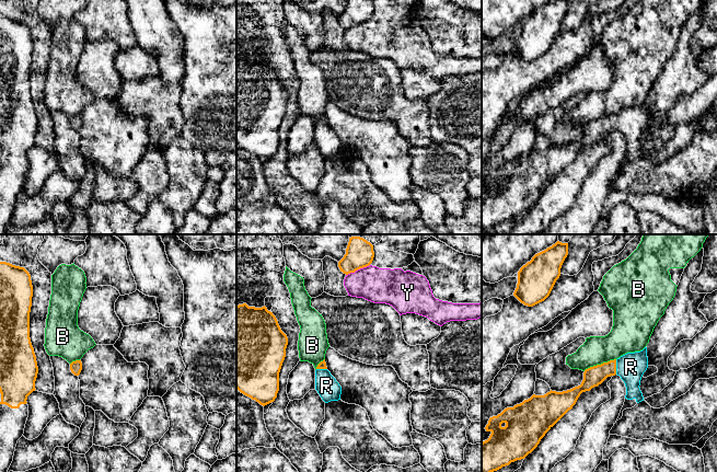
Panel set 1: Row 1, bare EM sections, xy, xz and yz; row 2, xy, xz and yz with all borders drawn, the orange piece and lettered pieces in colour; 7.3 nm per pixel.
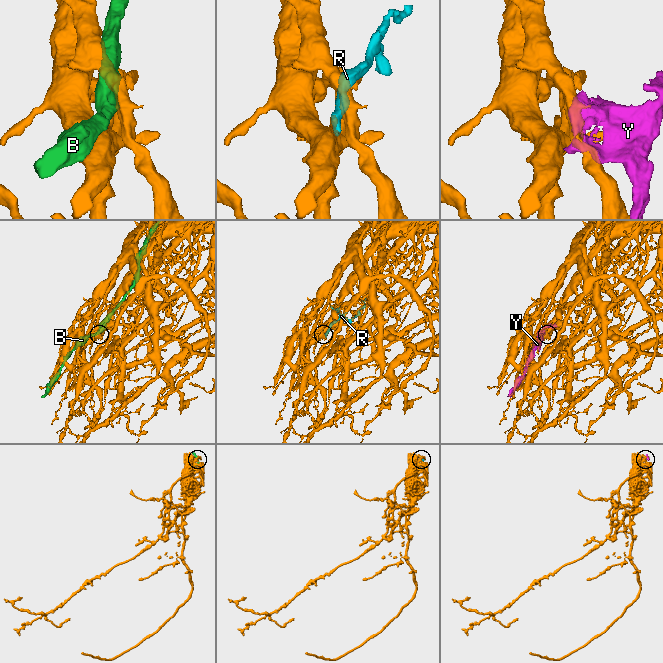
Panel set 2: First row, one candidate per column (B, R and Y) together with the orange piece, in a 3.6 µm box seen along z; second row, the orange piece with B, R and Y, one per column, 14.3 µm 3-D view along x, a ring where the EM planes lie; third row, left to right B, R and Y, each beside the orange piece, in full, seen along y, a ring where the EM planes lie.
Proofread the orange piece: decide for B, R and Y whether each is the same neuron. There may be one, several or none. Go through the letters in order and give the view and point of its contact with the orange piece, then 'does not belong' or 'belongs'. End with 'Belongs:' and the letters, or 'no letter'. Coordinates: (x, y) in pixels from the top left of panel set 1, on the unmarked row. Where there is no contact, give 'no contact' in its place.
B: yz (599, 119) | does not belong
R: yz (615, 122) | belongs
Y: xz (357, 24) | does not belong
Belongs: R

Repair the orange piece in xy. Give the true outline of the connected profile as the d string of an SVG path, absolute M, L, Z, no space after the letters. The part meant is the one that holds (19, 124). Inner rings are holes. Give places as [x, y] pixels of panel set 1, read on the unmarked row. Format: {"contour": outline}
{"contour": "M0 16L0 234L5 234L18 195L24 188L27 151L36 145L38 122L30 93L32 51L30 27L24 22Z"}

